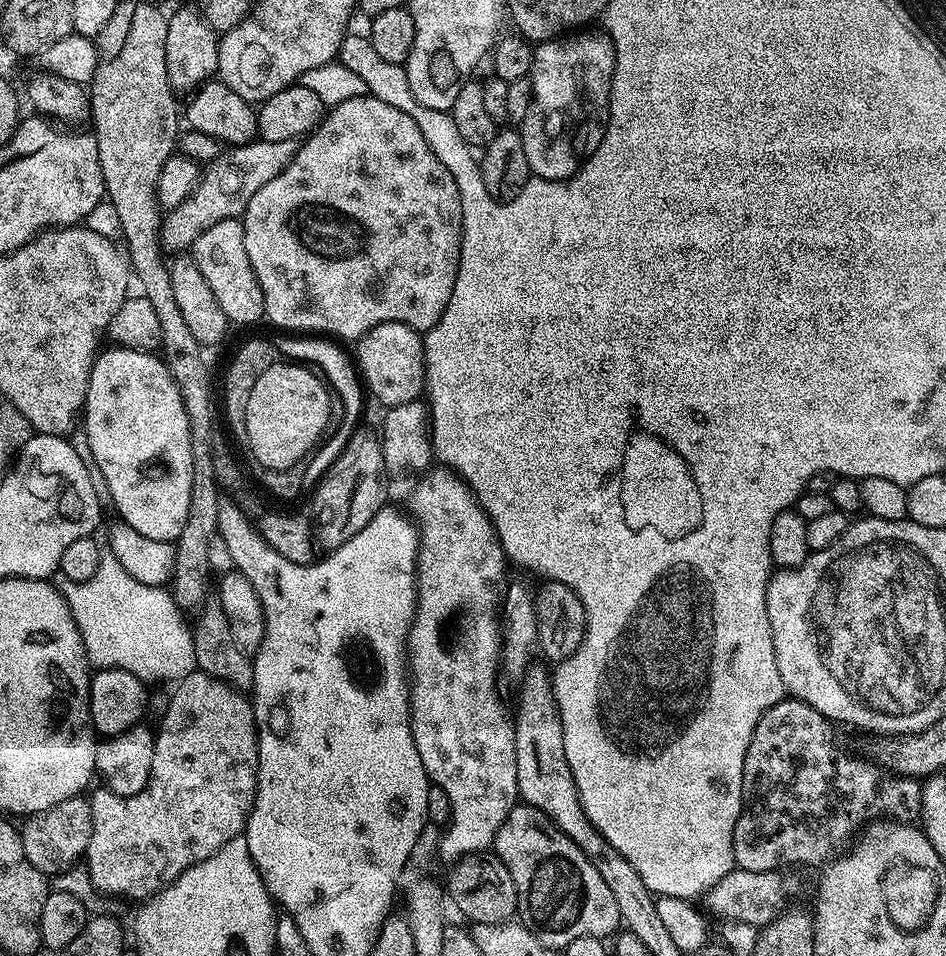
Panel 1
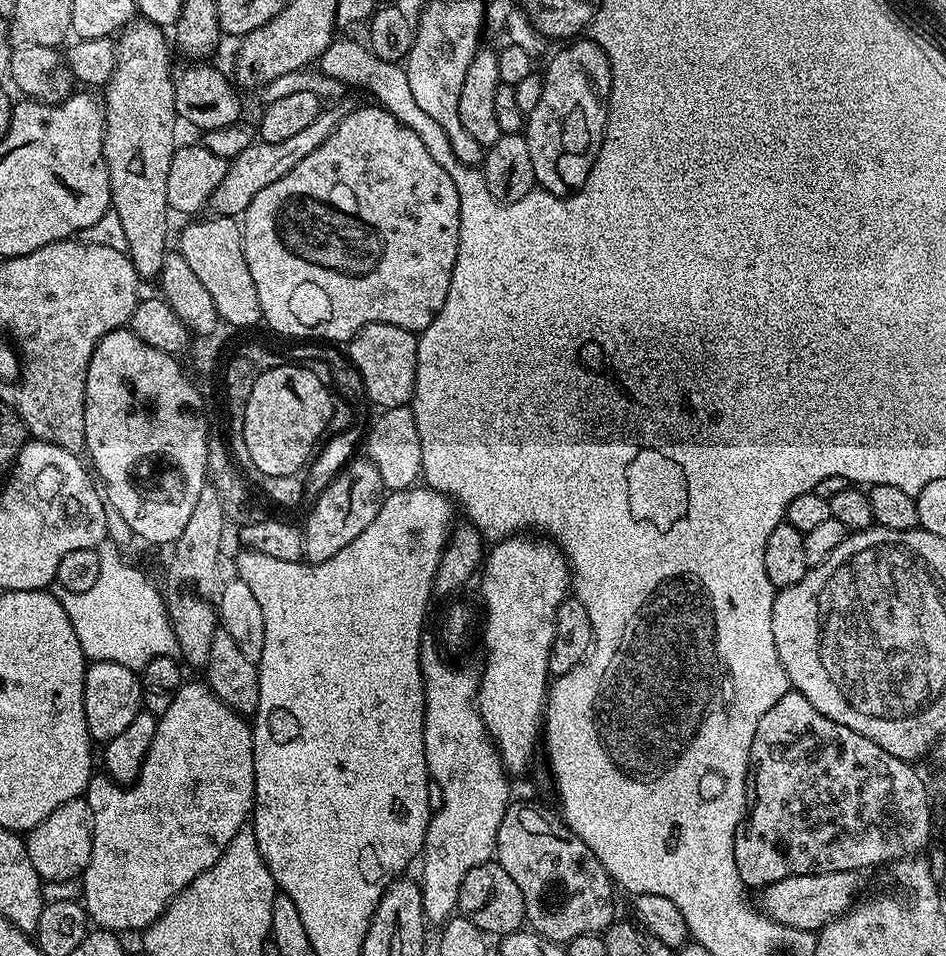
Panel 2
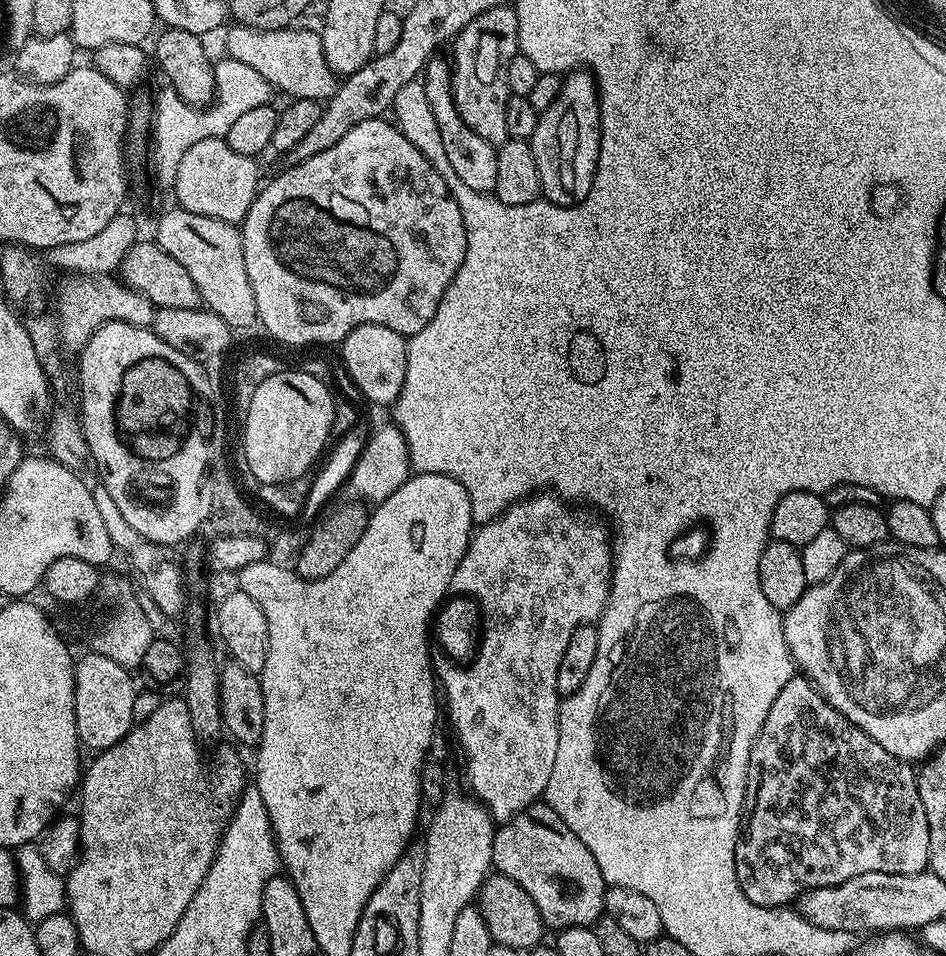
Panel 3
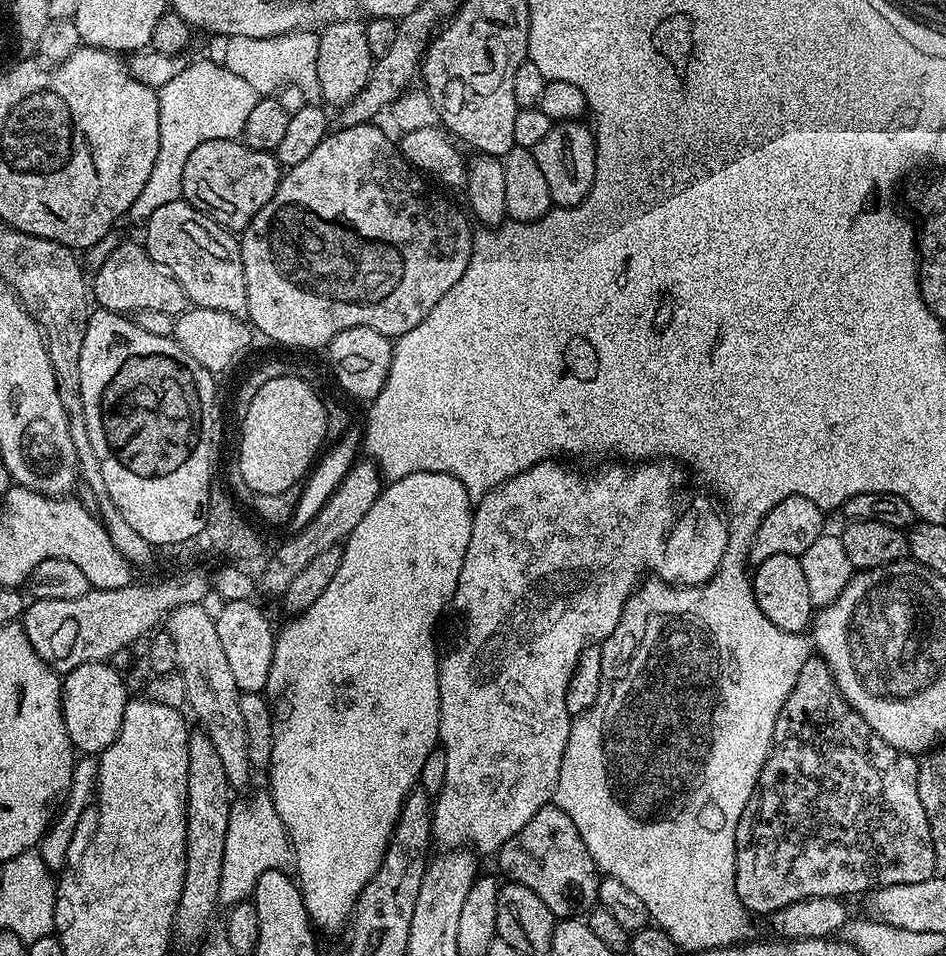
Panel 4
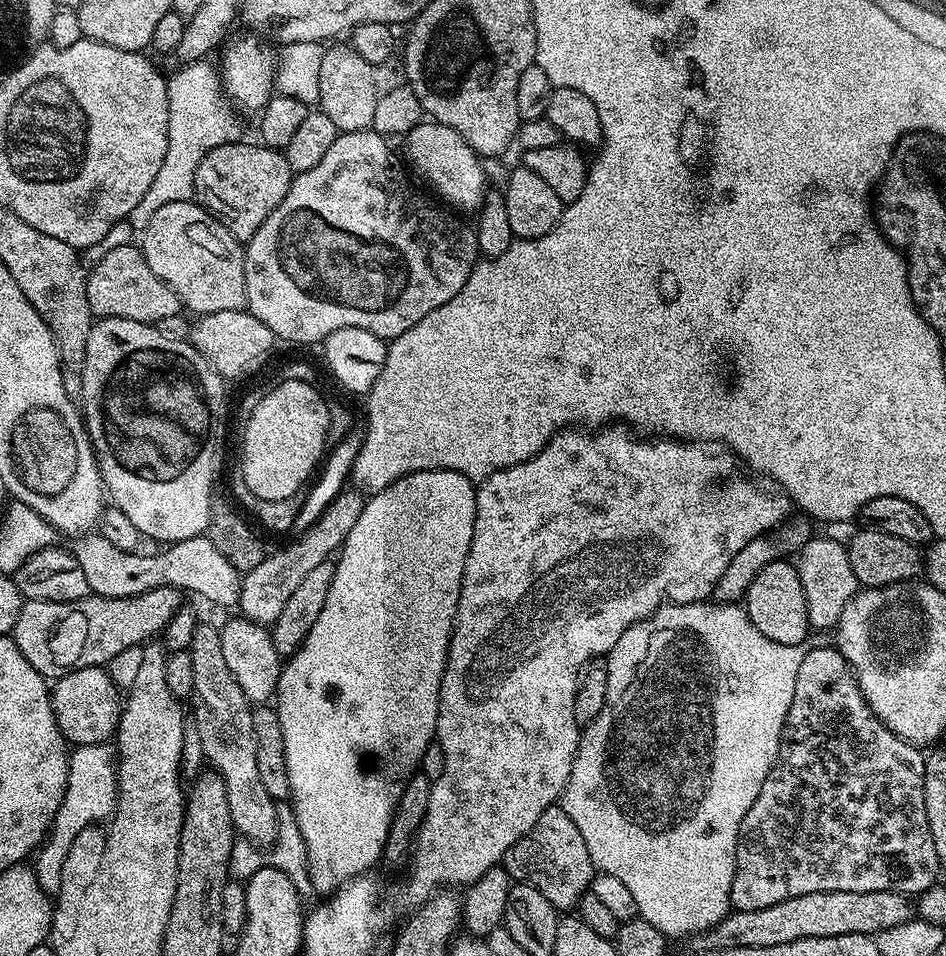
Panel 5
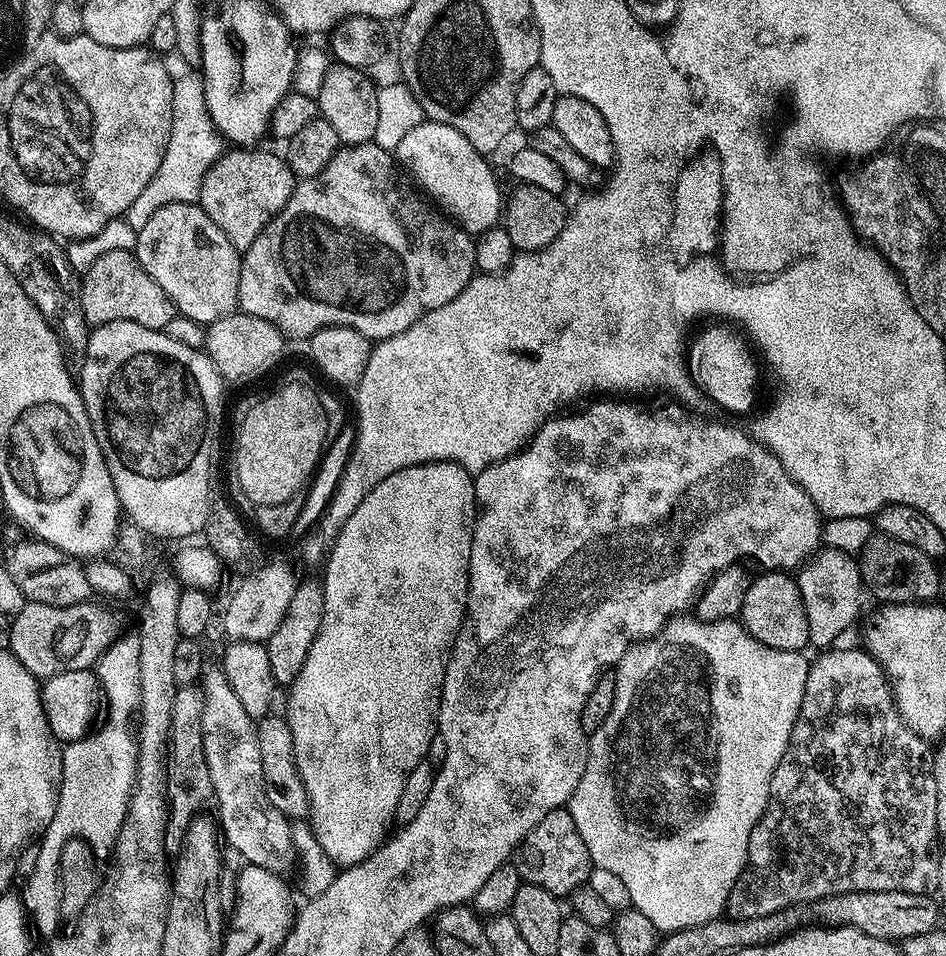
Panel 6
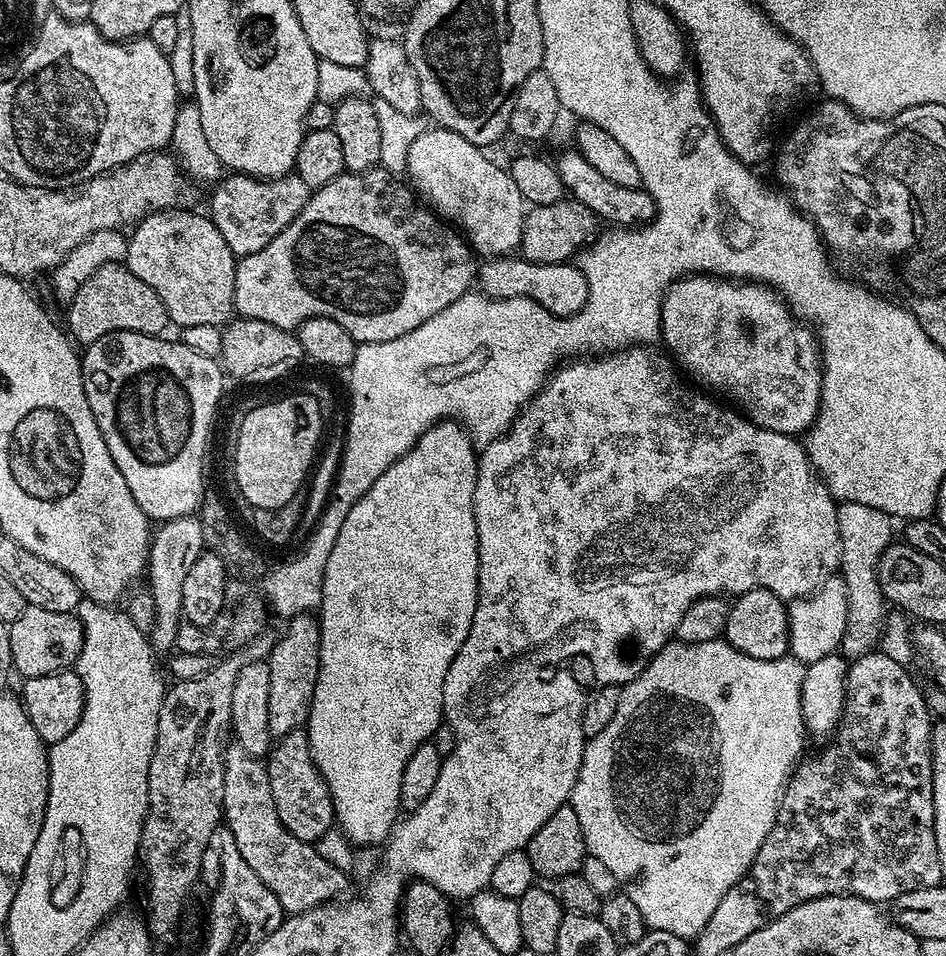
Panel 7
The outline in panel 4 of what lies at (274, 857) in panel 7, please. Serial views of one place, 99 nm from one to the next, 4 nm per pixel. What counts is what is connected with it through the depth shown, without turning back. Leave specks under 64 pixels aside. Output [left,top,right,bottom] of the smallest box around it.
[166,603,254,789]

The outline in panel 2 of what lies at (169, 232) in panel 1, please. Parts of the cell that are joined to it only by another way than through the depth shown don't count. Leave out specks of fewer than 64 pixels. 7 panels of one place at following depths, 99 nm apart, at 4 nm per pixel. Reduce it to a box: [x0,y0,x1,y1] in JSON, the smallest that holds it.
[210,107,345,217]

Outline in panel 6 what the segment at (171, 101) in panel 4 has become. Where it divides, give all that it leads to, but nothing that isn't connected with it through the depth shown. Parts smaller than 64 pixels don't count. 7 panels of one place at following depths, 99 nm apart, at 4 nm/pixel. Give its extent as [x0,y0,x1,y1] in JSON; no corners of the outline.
[124,73,224,231]

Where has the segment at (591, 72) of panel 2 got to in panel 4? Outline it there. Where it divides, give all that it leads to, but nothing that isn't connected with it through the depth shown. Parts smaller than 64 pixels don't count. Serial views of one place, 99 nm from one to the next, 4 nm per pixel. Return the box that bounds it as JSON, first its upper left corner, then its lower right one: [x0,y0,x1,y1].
[531,120,596,208]

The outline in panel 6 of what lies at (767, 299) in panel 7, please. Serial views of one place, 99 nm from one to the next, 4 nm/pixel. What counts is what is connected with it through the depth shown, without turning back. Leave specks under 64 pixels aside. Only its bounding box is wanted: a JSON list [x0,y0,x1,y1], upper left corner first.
[686,323,760,412]

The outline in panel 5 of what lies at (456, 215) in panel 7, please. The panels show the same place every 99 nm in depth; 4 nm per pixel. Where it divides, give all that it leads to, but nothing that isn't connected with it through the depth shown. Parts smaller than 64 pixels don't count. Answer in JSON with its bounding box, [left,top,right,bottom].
[406,122,484,213]

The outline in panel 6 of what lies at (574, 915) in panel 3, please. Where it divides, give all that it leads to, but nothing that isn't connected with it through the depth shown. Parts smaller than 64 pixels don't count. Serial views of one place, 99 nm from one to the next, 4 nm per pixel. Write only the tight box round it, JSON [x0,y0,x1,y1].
[514,807,594,898]

